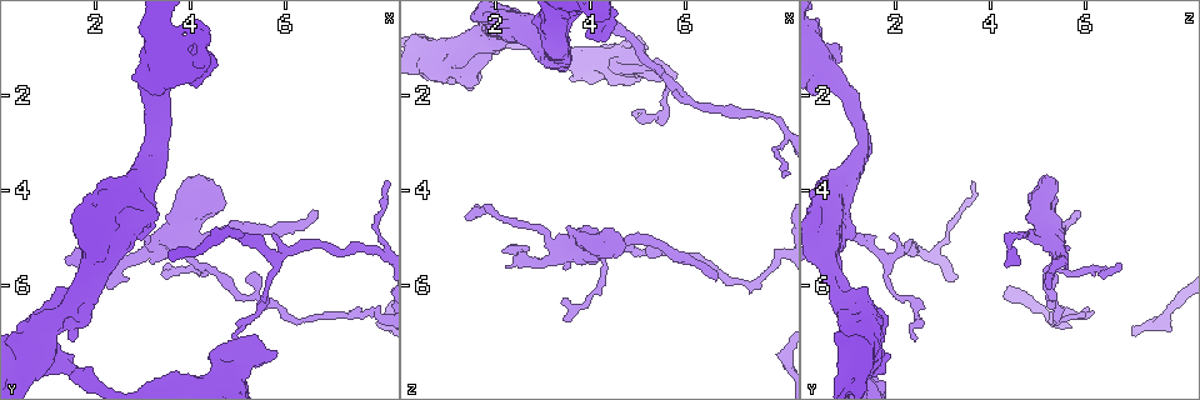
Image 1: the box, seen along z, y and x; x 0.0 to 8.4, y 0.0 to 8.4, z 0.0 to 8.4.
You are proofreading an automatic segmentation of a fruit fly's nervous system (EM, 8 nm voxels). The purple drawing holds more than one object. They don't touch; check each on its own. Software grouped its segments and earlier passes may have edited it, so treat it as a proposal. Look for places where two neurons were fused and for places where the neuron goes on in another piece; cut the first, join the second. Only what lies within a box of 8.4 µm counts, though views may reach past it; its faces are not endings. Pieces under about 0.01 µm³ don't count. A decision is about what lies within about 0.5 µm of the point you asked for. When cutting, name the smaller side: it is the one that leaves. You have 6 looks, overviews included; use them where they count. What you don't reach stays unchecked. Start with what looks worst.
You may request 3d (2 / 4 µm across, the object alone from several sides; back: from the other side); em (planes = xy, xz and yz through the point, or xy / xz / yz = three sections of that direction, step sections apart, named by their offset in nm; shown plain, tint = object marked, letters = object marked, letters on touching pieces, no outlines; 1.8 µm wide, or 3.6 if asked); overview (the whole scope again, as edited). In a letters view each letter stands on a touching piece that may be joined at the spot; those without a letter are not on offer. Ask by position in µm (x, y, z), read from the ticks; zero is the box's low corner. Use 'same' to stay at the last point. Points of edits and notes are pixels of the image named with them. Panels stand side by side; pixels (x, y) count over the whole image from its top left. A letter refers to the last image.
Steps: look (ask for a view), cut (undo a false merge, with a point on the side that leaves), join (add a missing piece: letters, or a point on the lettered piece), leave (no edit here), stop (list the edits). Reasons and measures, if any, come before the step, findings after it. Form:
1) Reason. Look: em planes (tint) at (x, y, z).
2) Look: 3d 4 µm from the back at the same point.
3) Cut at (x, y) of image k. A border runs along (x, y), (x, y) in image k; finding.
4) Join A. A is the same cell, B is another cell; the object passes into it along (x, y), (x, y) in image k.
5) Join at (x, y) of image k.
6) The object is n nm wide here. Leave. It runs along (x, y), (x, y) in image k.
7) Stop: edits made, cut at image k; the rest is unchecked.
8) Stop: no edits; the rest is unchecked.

End of a long branch. Look: 3d 2 µm at (6.70, 4.40, 5.85).

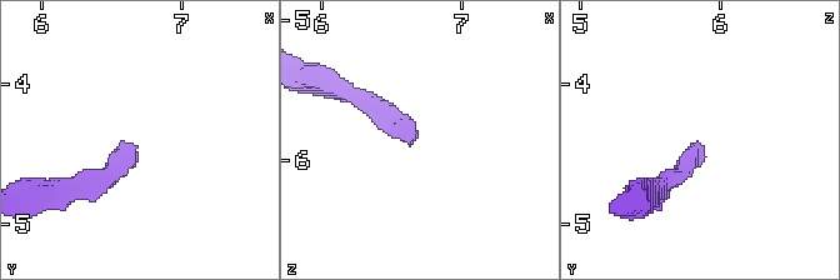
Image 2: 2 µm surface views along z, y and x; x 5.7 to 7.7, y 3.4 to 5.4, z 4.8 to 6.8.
Shape alone is not enough. Look: em xy step 4 (tint) at (6.66, 4.46, 5.82).

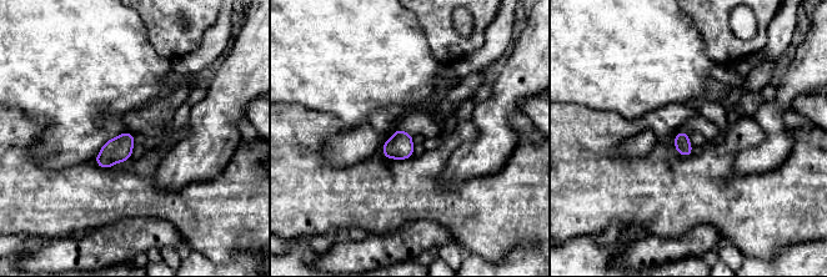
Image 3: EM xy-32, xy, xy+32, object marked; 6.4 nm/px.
Look: em planes (letters) at the same point.

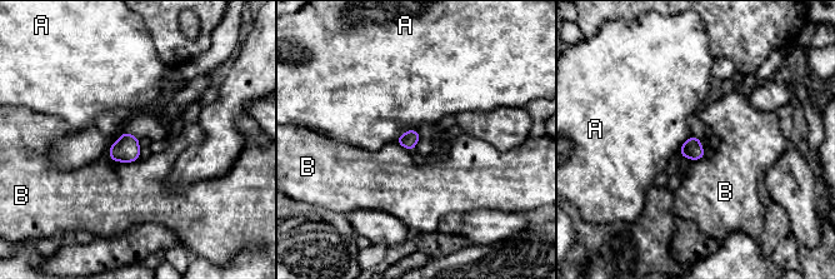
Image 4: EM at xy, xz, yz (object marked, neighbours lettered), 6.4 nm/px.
The object is 110 nm wide here. Leave. A and B are other cells; a border runs along (416, 129), (404, 131), (395, 142) in image 4; no lettered piece goes on from it.

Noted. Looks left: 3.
Four or more arms meet. Look: em xz step 16 (tint) at (2.80, 3.80, 0.80).

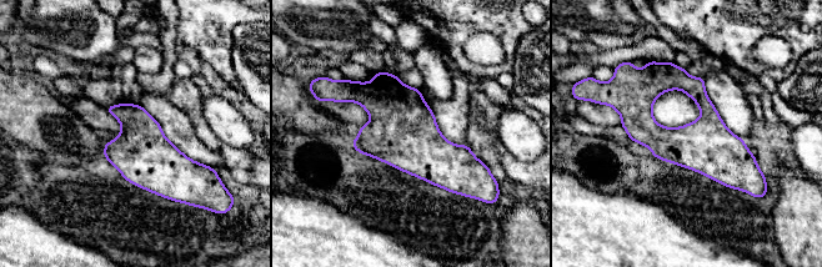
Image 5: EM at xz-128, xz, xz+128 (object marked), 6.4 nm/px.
Cut it another way. Look: em planes (letters) at the same point.

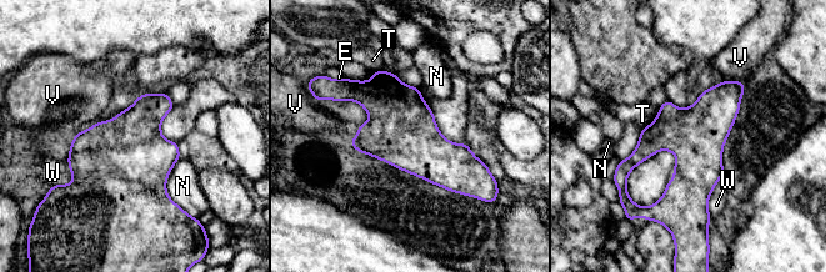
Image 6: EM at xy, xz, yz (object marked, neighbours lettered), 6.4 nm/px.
The longest contact is with N, 340 nm. Leave. E, N, T, V and W are other cells; a border runs along (722, 80), (740, 80), (744, 82) in image 6; continuous, no second neuron.

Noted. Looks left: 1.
Stop: no edits; the rest is unchecked.

